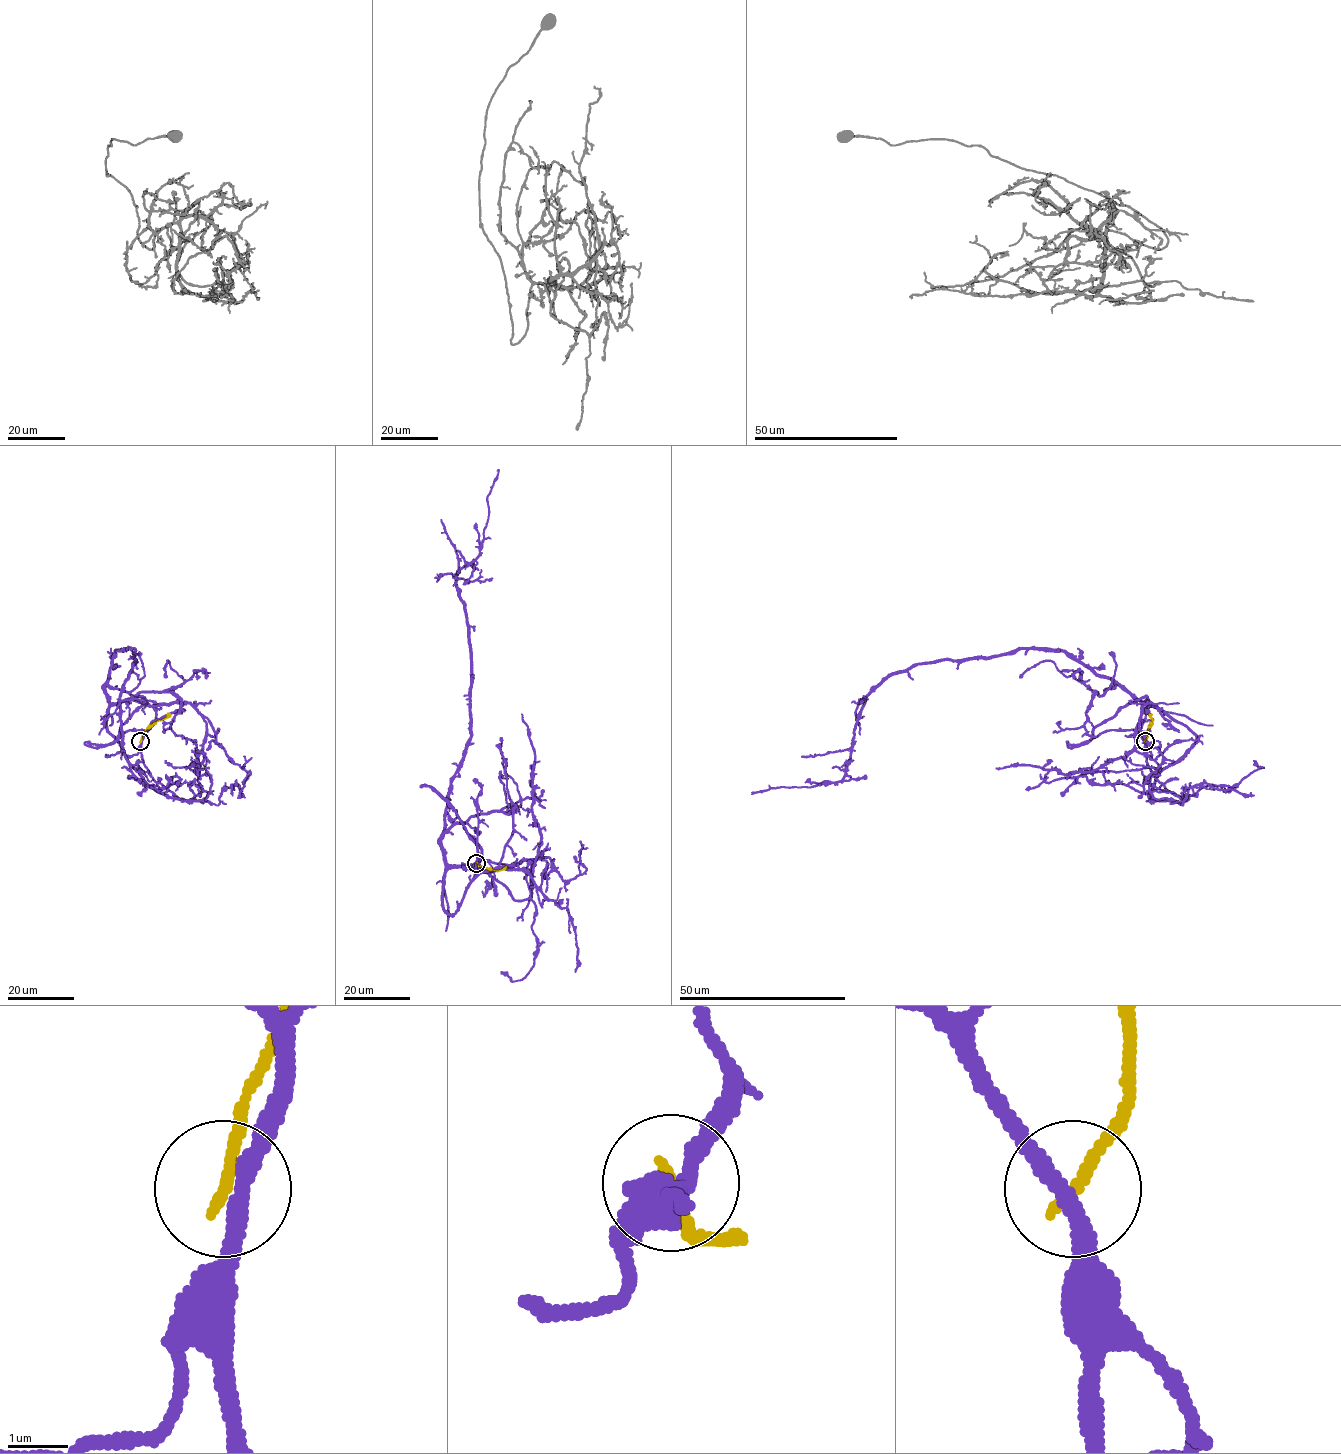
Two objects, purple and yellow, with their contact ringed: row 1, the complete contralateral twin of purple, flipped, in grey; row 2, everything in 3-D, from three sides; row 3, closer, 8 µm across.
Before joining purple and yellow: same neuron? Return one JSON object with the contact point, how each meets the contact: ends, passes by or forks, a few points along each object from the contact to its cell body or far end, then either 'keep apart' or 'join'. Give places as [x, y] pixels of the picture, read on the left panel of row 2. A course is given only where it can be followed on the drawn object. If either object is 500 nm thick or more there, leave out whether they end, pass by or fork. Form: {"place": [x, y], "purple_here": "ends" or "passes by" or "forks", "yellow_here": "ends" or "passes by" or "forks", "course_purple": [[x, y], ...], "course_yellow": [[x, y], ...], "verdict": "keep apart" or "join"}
{"place": [140, 741], "purple_here": "passes by", "yellow_here": "ends", "course_purple": [[141, 740], [118, 730], [144, 699], [105, 692], [116, 651], [134, 650], [125, 759], [163, 794]], "course_yellow": [[140, 740], [148, 728], [170, 714]], "verdict": "keep apart"}

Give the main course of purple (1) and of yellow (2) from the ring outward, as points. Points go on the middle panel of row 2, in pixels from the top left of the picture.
1: (477, 862), (454, 810), (480, 858), (449, 865), (441, 844), (470, 737), (455, 577), (480, 552), (499, 469)
2: (476, 862), (494, 870), (506, 867)

